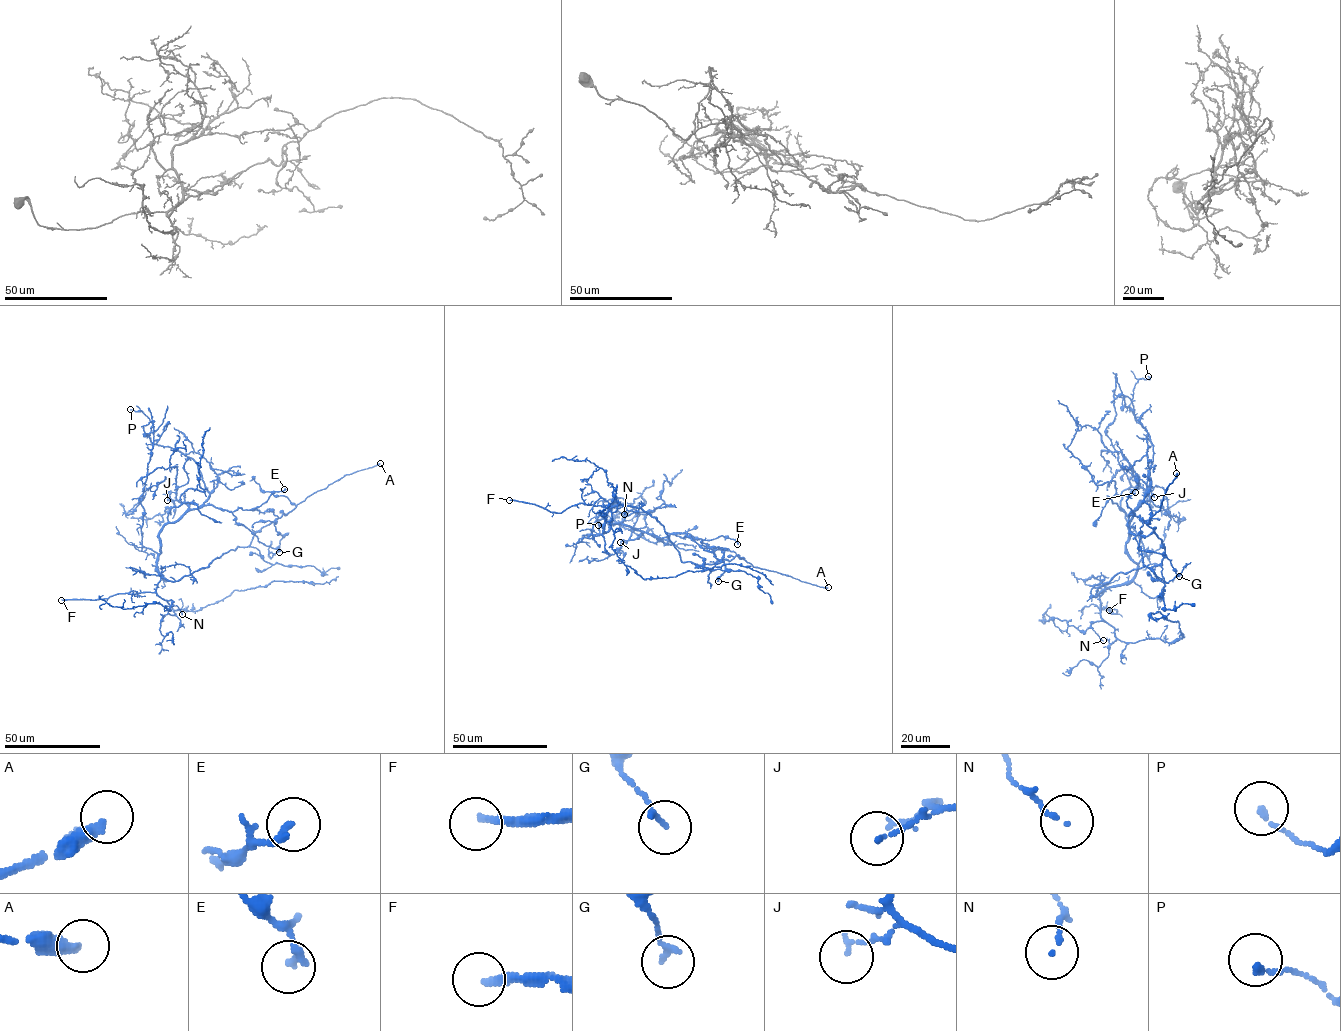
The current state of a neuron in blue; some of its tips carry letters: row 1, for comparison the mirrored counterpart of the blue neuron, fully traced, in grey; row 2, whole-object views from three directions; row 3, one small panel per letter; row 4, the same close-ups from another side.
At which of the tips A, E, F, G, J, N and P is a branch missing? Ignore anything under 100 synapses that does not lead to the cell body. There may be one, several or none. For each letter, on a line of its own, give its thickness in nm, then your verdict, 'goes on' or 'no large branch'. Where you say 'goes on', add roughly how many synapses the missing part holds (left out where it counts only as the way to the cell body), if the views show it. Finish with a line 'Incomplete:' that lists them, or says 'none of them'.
A: 360 nm thick; goes on; about 120 synapses
E: 220 nm thick; no large branch
F: 240 nm thick; goes on
G: 160 nm thick; no large branch
J: 110 nm thick; no large branch
N: 100 nm thick; no large branch
P: 150 nm thick; no large branch
Incomplete: A, F

